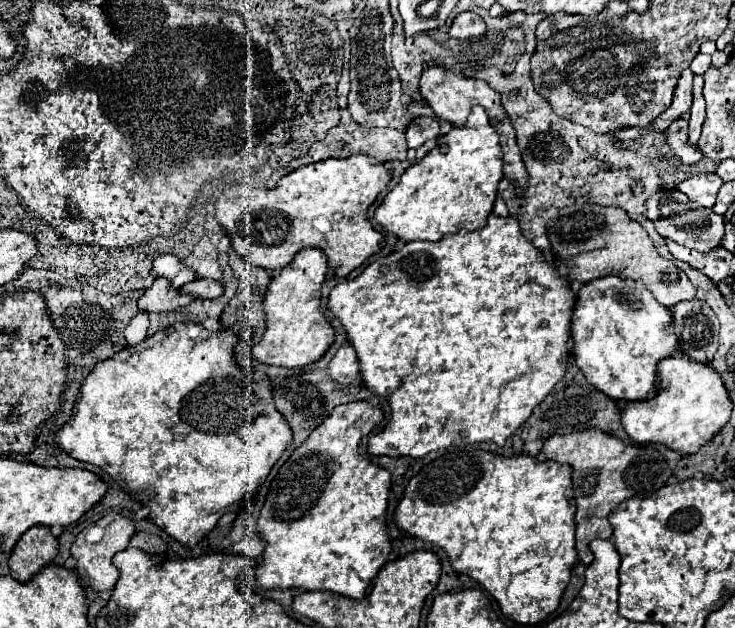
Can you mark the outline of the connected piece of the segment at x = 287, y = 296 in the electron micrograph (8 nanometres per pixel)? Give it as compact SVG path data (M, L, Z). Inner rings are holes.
M304 248L300 254L296 254L292 264L288 264L280 272L274 272L264 300L266 332L262 336L262 342L250 348L250 357L282 368L302 368L326 354L326 350L334 342L334 328L320 306L326 272L328 258L320 248Z

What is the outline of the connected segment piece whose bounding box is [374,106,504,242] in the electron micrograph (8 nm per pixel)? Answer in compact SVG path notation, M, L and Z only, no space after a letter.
M474 106L472 124L452 128L438 138L438 144L400 178L398 186L386 194L374 218L400 240L438 242L446 234L478 230L494 208L498 182L502 180L502 148L498 134L482 106Z

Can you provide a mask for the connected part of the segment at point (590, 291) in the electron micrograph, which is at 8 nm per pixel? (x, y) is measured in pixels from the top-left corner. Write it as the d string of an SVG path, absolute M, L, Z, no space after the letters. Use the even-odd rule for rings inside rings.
M604 276L584 284L572 322L576 364L590 384L614 400L650 400L658 392L658 362L678 350L674 318L638 280Z

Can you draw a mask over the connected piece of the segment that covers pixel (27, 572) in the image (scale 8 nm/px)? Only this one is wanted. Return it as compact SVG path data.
M32 526L28 532L22 534L22 538L18 540L18 544L14 546L8 566L12 570L12 574L20 580L20 582L28 582L32 576L36 576L46 564L50 564L54 560L54 556L58 554L58 540L50 534L48 526Z

